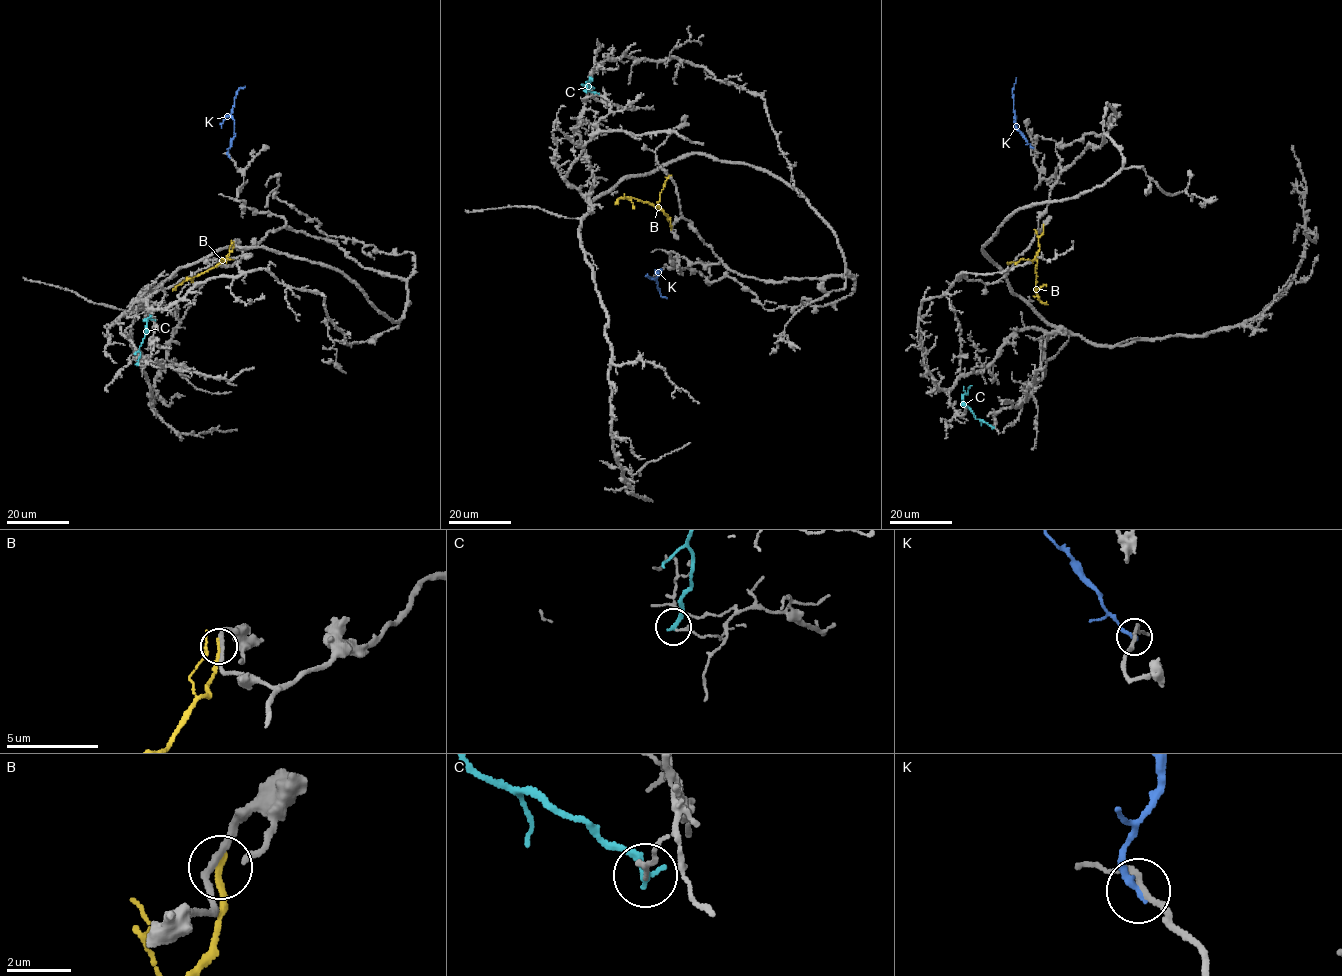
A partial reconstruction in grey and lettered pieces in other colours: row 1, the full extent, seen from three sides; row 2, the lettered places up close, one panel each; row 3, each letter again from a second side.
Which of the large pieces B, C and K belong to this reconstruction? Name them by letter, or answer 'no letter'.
no letter

